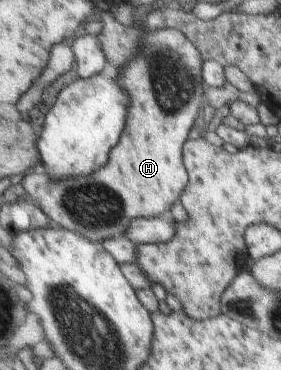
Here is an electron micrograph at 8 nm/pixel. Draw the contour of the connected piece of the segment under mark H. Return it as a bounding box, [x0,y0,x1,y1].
[19,28,207,241]

